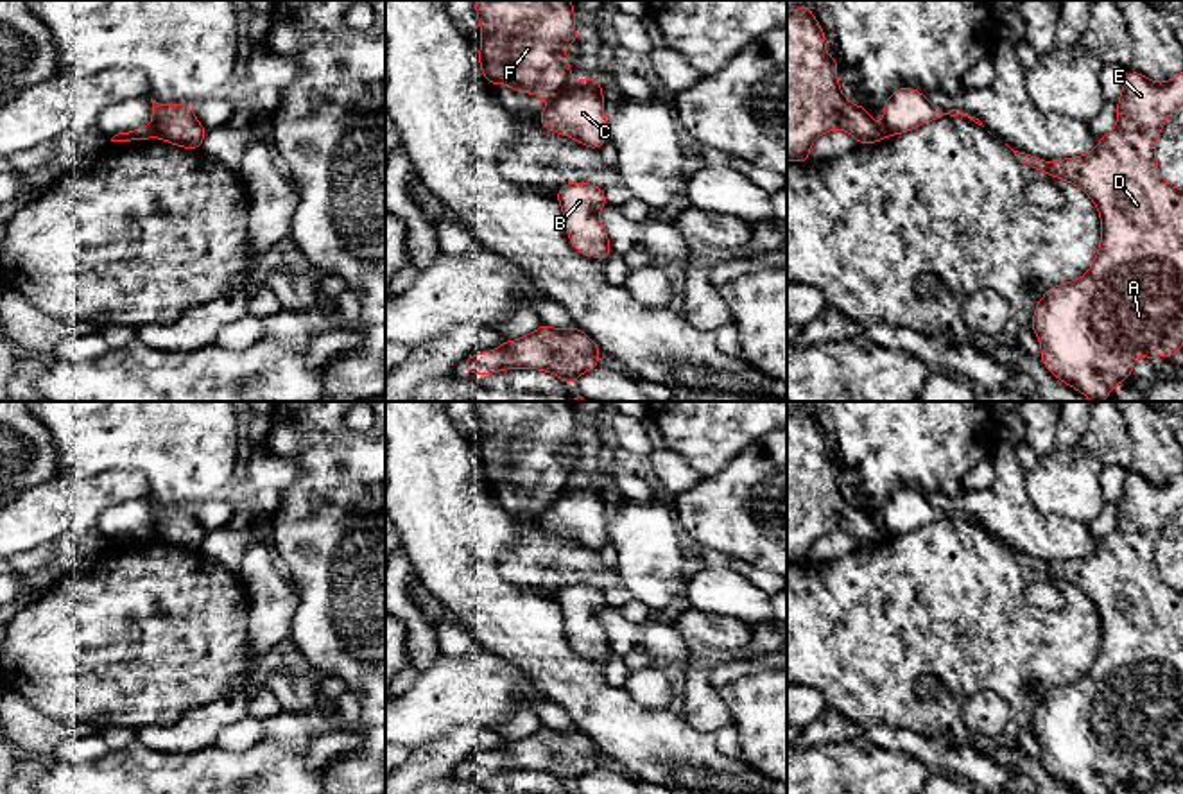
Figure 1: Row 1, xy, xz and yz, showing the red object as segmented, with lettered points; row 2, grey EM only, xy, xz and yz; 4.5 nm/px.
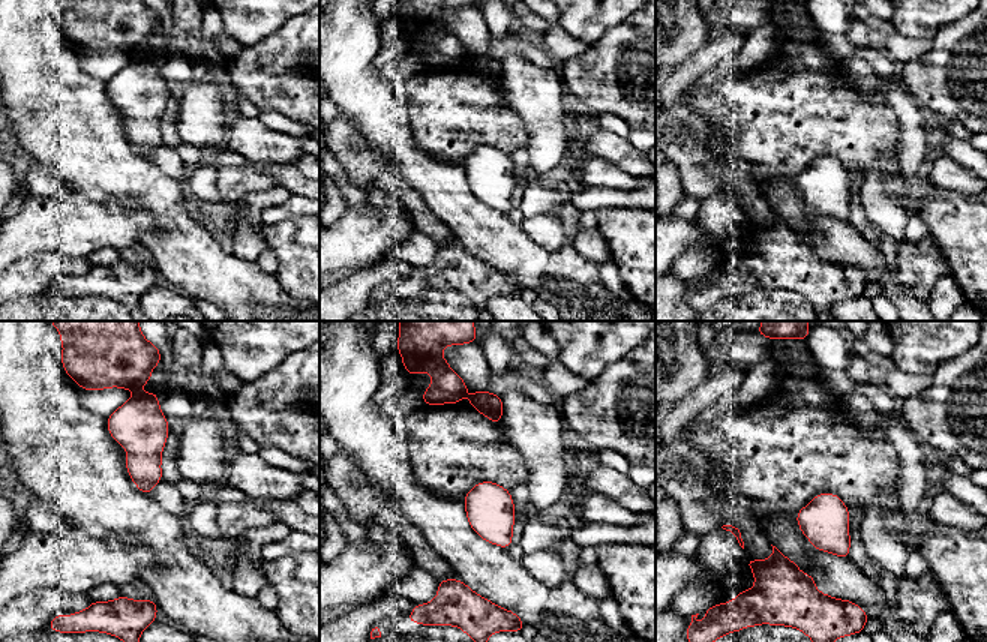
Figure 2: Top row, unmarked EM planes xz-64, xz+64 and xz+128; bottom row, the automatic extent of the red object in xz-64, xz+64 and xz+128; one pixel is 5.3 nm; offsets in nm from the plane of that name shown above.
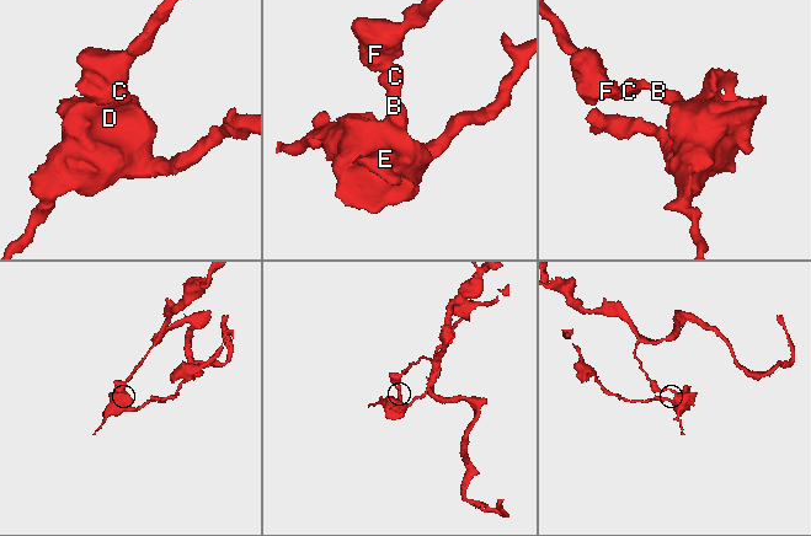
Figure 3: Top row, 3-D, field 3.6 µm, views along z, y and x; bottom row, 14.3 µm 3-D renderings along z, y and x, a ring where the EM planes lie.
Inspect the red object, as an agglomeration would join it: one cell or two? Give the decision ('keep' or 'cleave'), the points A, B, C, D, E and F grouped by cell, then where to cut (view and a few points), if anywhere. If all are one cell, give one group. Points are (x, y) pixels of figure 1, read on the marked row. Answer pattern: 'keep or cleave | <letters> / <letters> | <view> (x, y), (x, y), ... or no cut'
cleave | A B C D E / F | xz (572, 77), (549, 103)

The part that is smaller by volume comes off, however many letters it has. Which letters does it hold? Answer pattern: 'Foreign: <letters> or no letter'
Foreign: F

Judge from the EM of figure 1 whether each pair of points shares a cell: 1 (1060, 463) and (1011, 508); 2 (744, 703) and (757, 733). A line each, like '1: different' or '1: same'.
1: different
2: same

